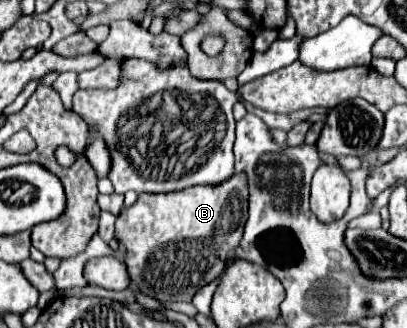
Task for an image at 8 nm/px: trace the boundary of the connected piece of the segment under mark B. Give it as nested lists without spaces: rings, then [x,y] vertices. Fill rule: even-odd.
[[[243,173],[233,175],[231,181],[227,179],[227,183],[221,183],[219,187],[197,185],[171,195],[139,195],[115,221],[115,239],[127,251],[123,263],[137,289],[157,301],[189,303],[201,287],[215,281],[243,237],[247,195]],[[181,247],[185,251],[201,253],[181,253]]]

